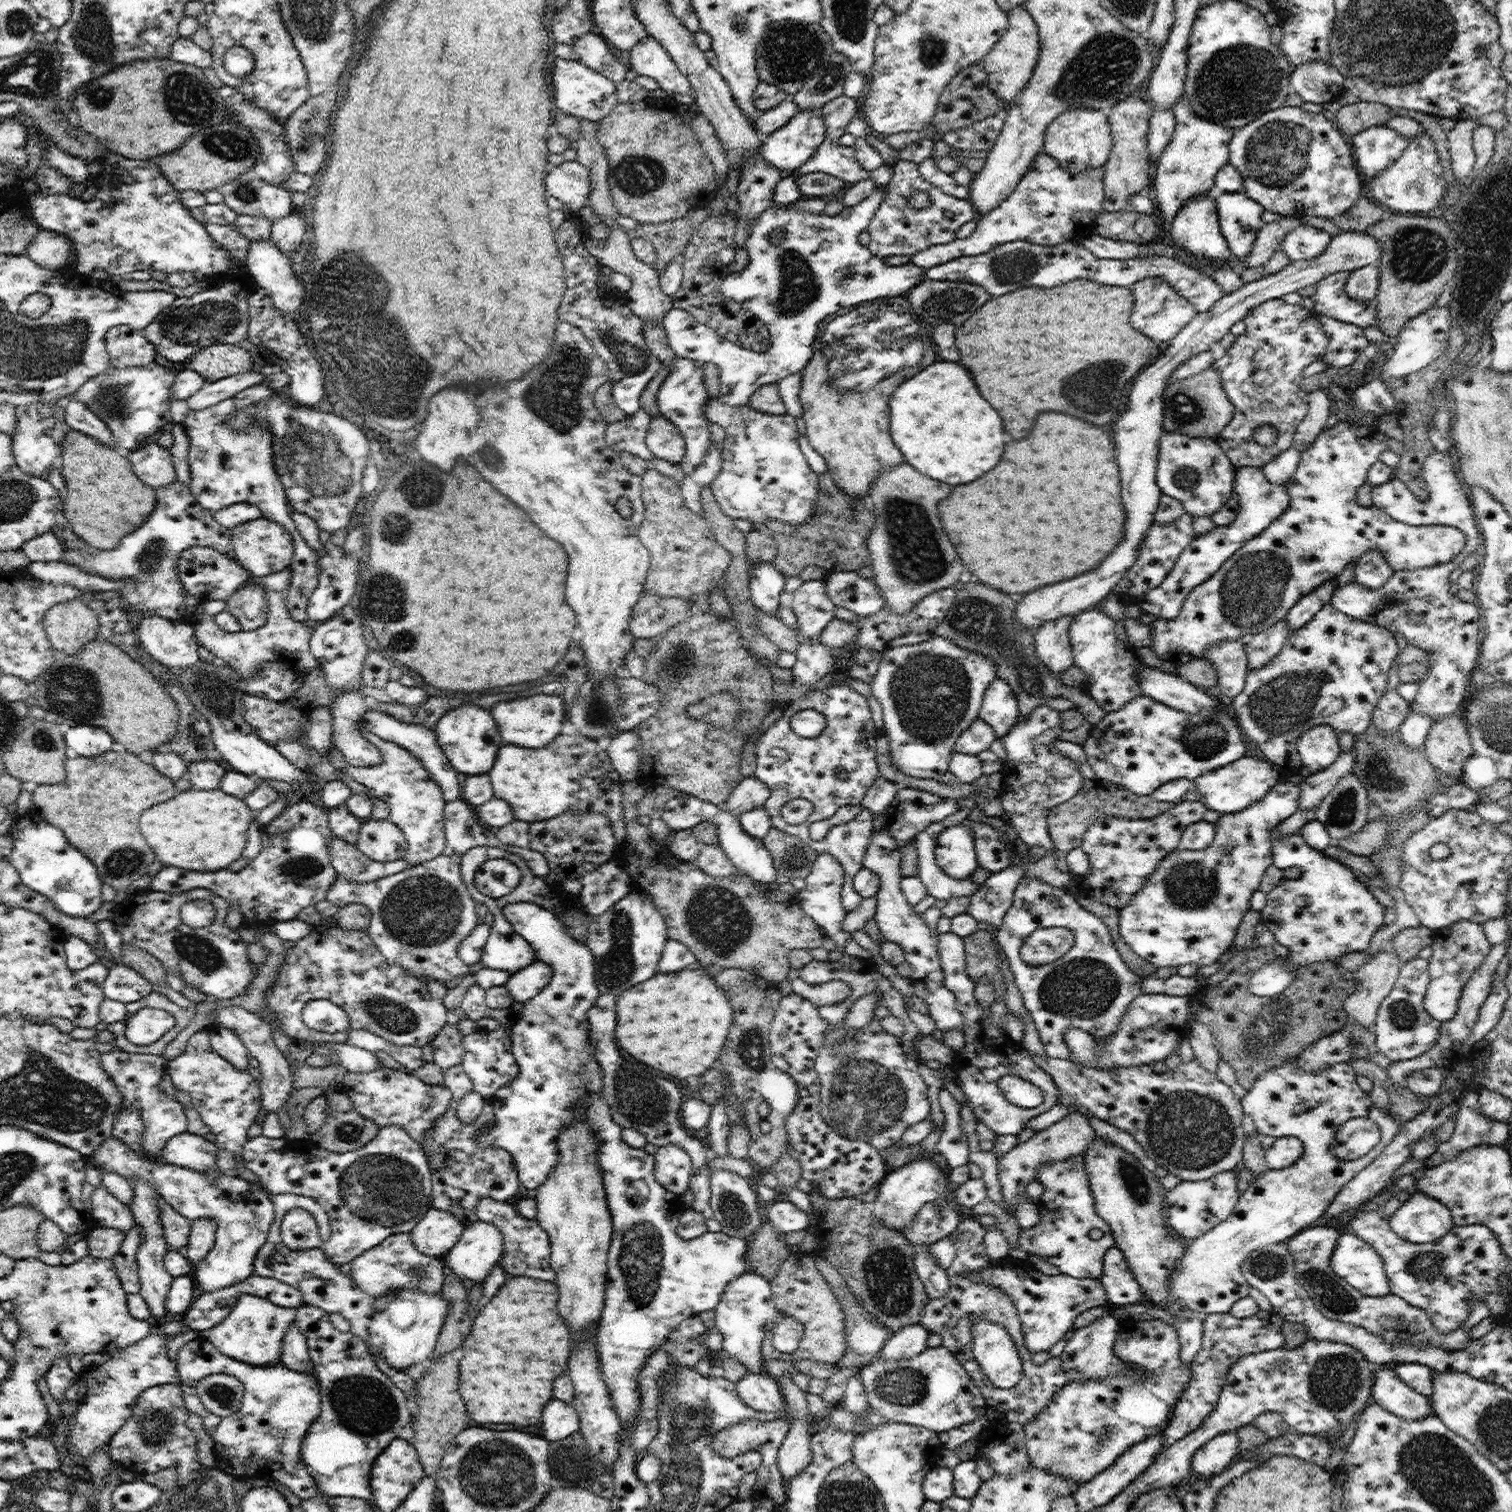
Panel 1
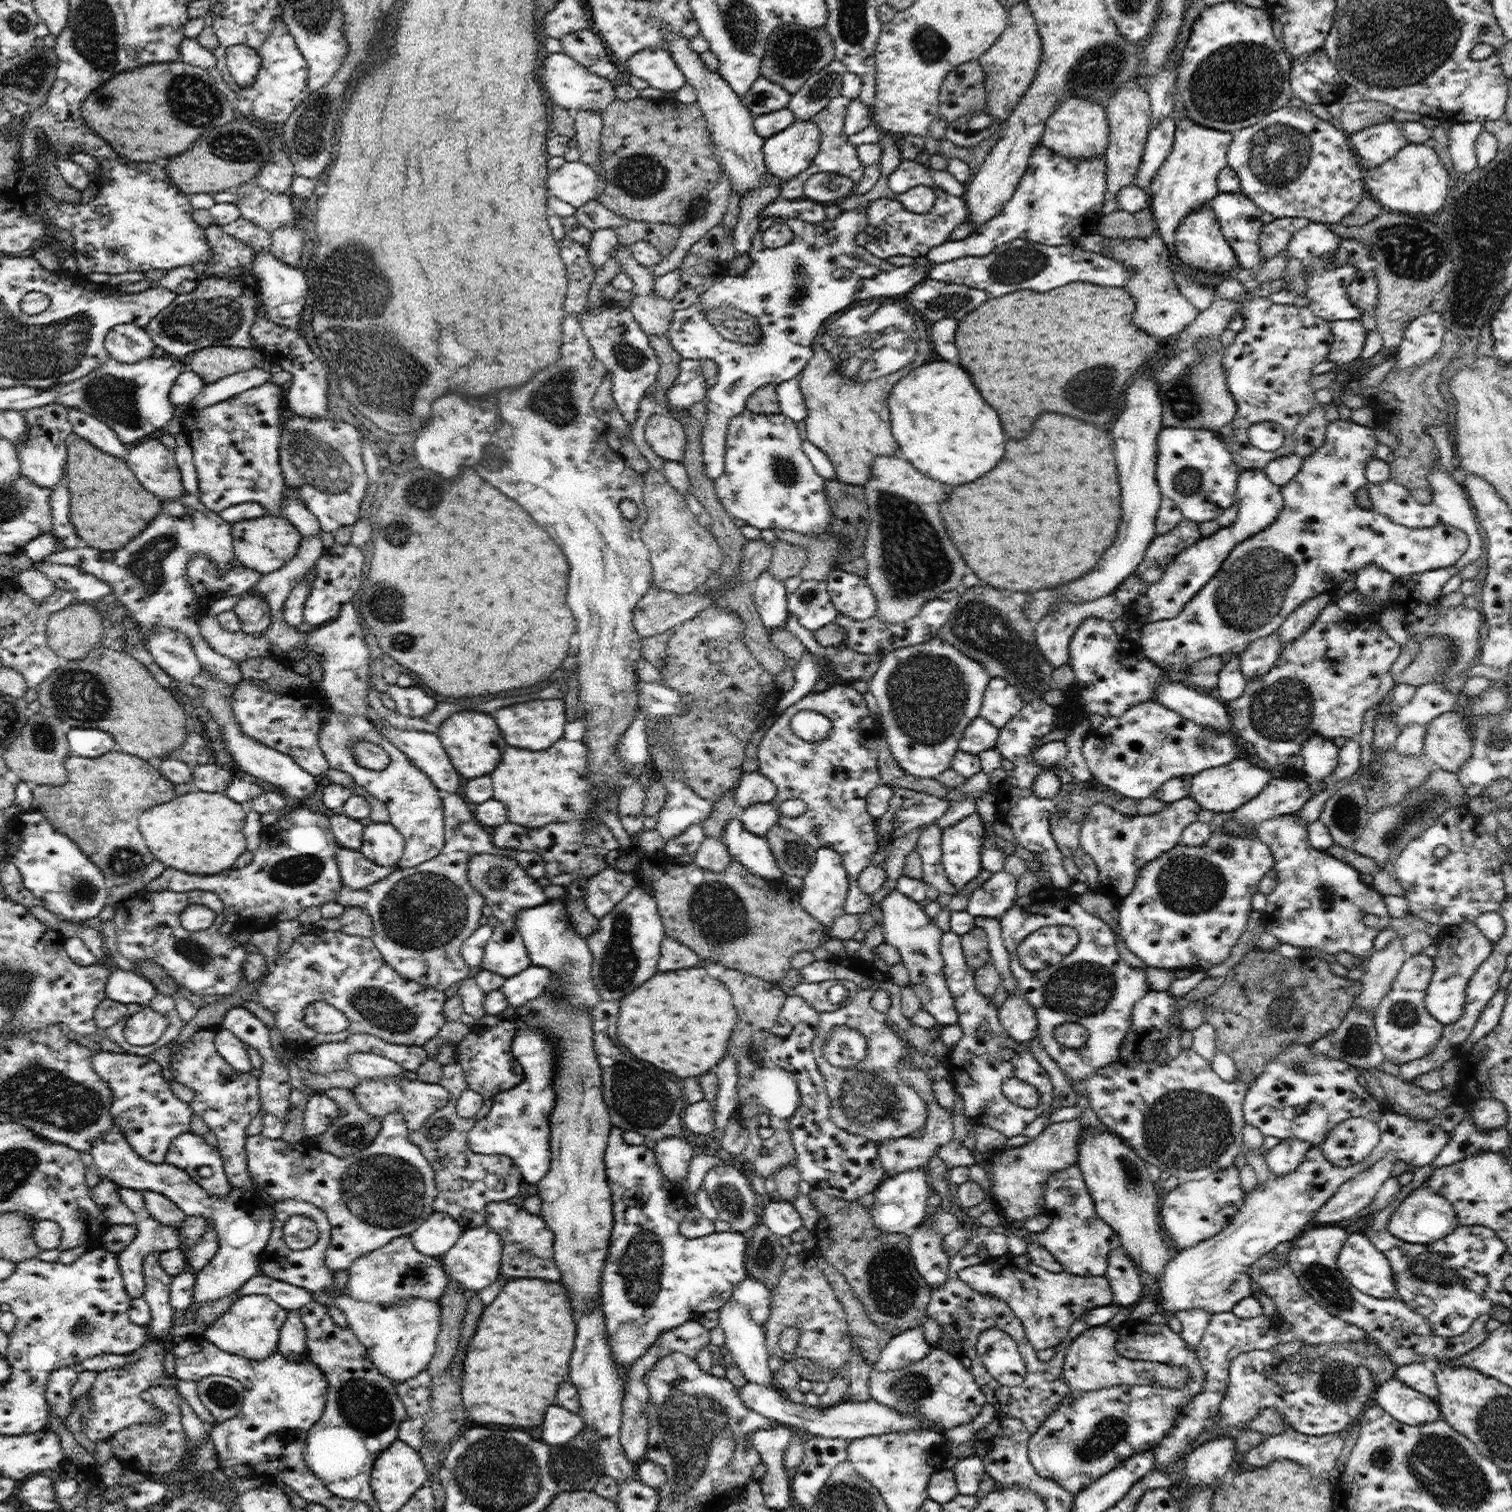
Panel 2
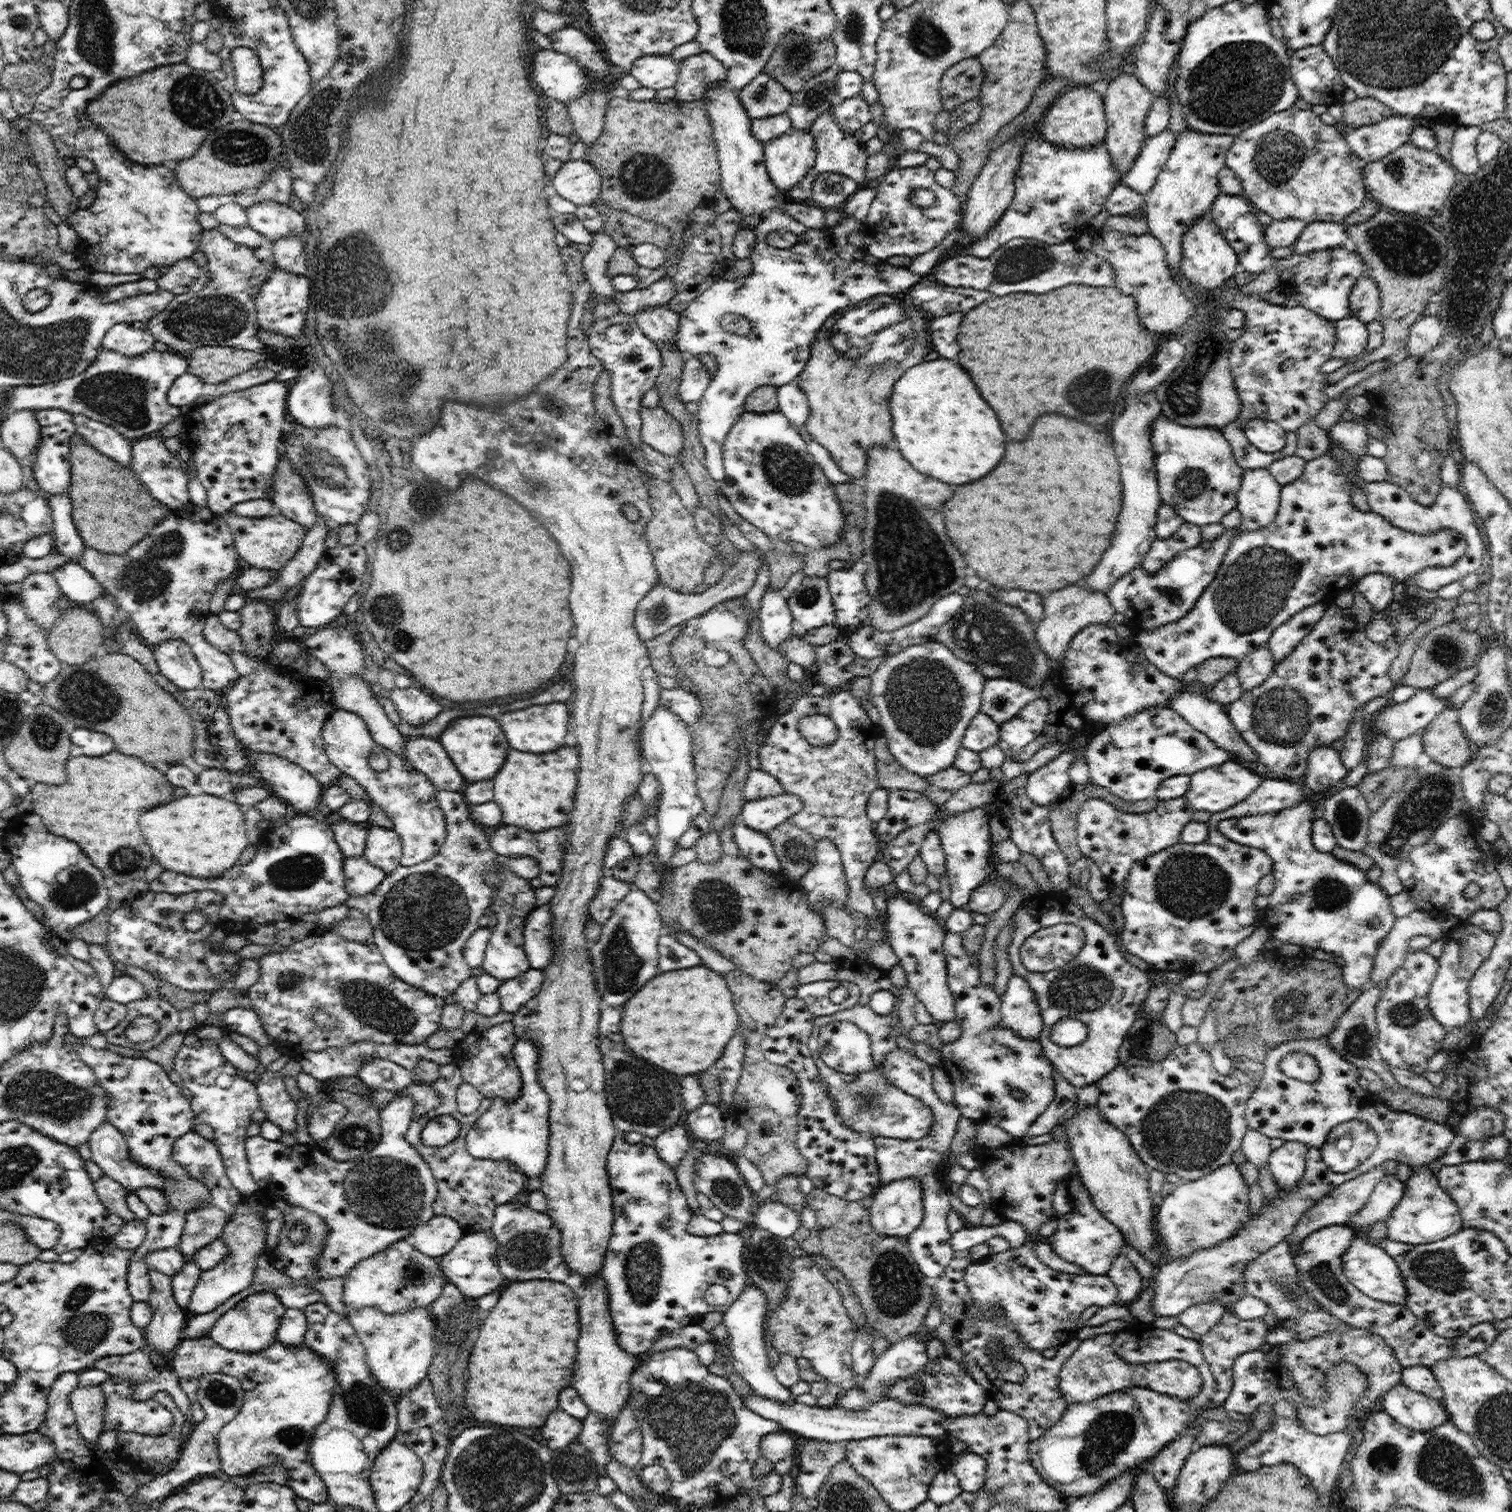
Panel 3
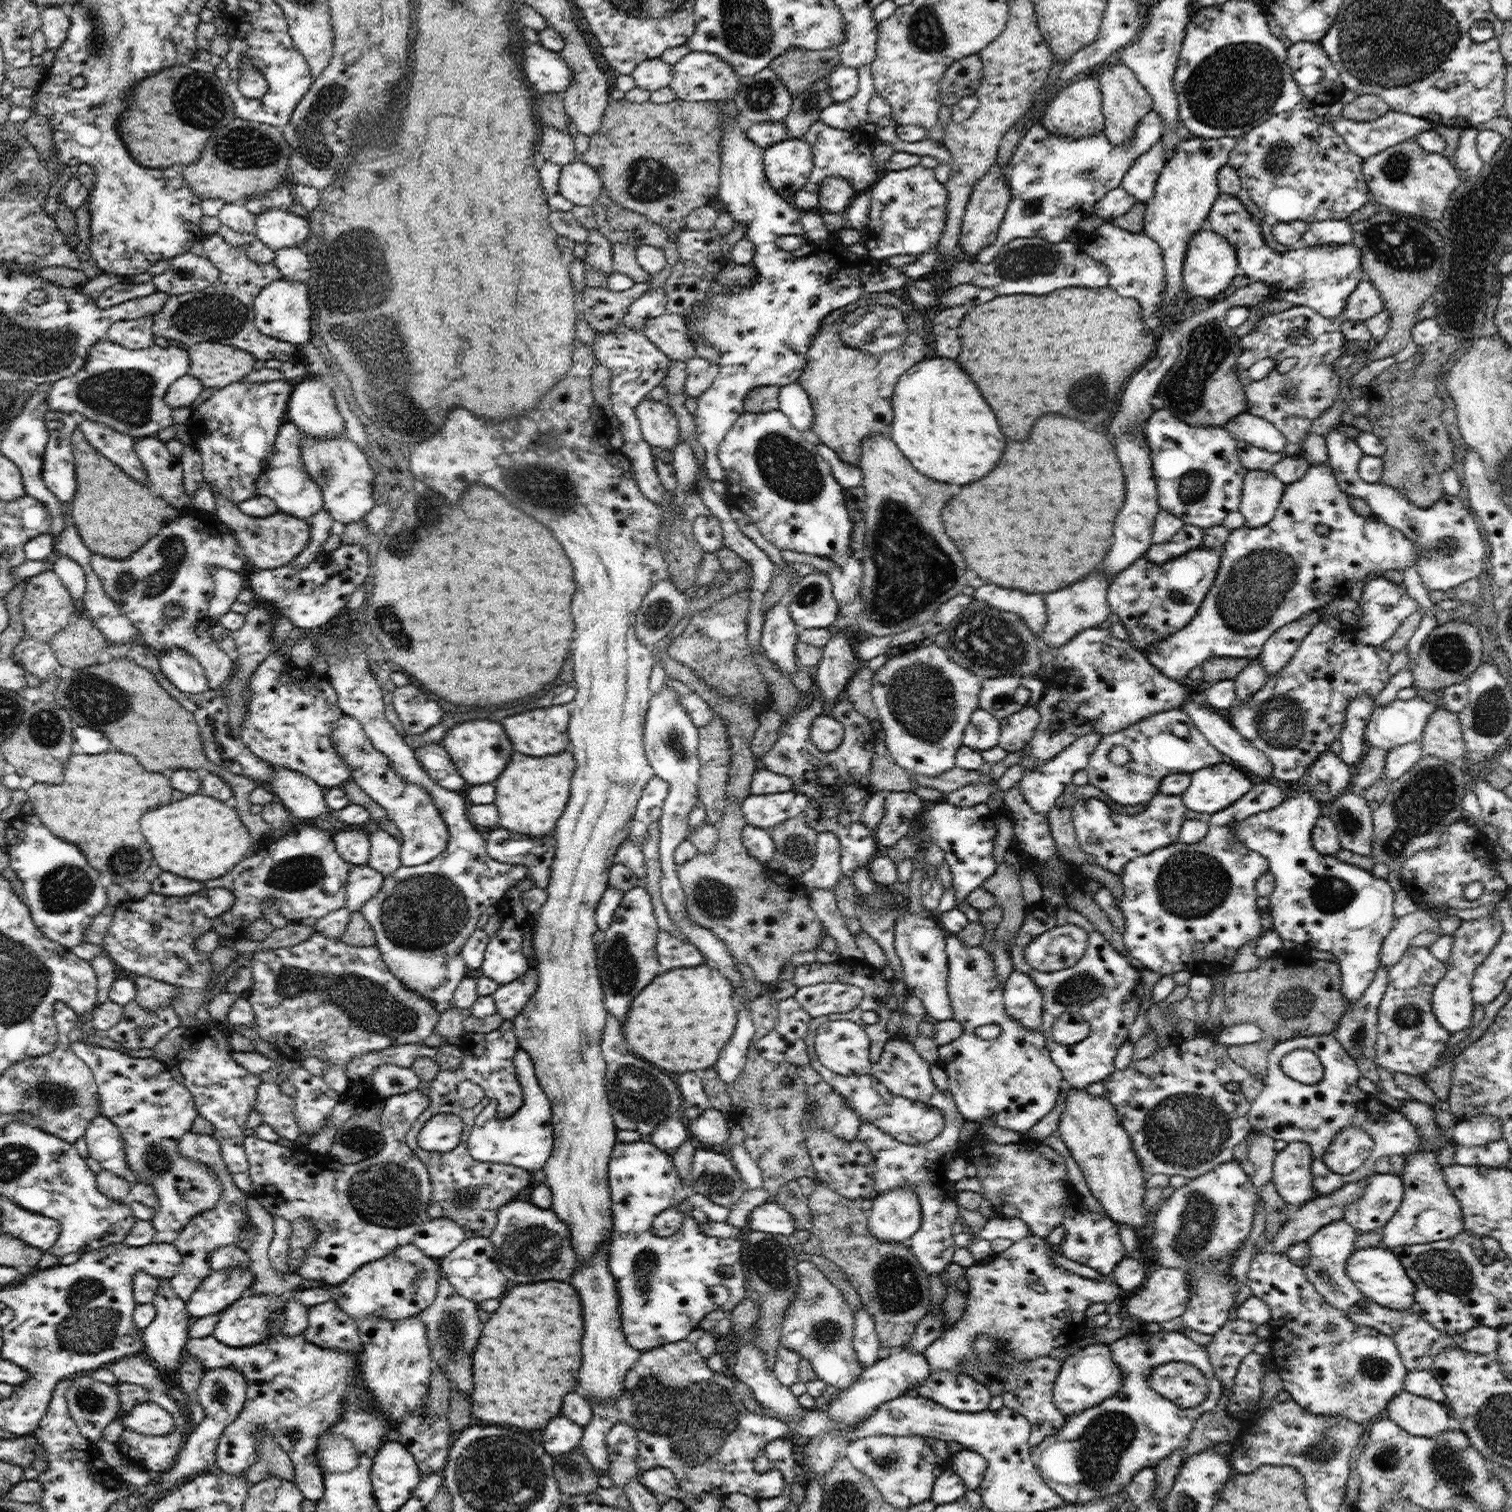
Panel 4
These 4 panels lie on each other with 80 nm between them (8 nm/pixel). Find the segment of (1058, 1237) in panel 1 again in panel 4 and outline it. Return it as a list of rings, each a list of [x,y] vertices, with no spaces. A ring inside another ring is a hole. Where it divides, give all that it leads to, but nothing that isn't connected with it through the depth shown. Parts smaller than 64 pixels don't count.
[[[1068,1181],[1067,1195],[1070,1198],[1069,1204],[1068,1207],[1064,1207],[1064,1221],[1061,1224],[1066,1231],[1066,1239],[1057,1247],[1057,1250],[1062,1256],[1074,1262],[1086,1264],[1102,1275],[1112,1275],[1116,1265],[1125,1257],[1125,1248],[1119,1235],[1119,1225],[1102,1214],[1090,1212],[1082,1204],[1077,1192],[1074,1192]]]

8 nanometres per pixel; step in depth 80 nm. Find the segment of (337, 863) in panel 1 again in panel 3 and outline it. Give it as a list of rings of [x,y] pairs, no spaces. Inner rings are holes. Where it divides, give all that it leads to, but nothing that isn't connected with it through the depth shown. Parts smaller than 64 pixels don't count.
[[[345,856],[343,865],[345,887],[349,896],[364,896],[376,890],[386,872],[368,863],[364,856]]]

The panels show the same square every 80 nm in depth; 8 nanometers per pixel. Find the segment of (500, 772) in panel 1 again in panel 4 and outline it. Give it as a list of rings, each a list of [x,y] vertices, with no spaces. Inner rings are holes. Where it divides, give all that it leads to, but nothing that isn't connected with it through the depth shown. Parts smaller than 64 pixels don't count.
[[[522,752],[512,754],[512,762],[495,780],[495,801],[499,812],[499,826],[518,834],[530,836],[553,835],[556,823],[569,801],[575,758],[572,752],[530,756]]]

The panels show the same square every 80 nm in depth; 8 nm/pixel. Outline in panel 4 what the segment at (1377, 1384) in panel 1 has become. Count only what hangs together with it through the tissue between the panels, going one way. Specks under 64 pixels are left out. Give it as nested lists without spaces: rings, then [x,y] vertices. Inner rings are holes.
[[[1403,1390],[1388,1403],[1384,1415],[1416,1436],[1438,1436],[1454,1424],[1443,1403]]]

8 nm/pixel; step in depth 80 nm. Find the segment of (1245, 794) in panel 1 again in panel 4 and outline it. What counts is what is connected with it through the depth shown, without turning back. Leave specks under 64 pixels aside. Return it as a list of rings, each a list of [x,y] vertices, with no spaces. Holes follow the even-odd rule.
[[[1226,759],[1215,765],[1205,766],[1191,774],[1190,786],[1181,794],[1187,810],[1201,812],[1207,816],[1224,810],[1233,802],[1240,800],[1254,785],[1250,775]]]

